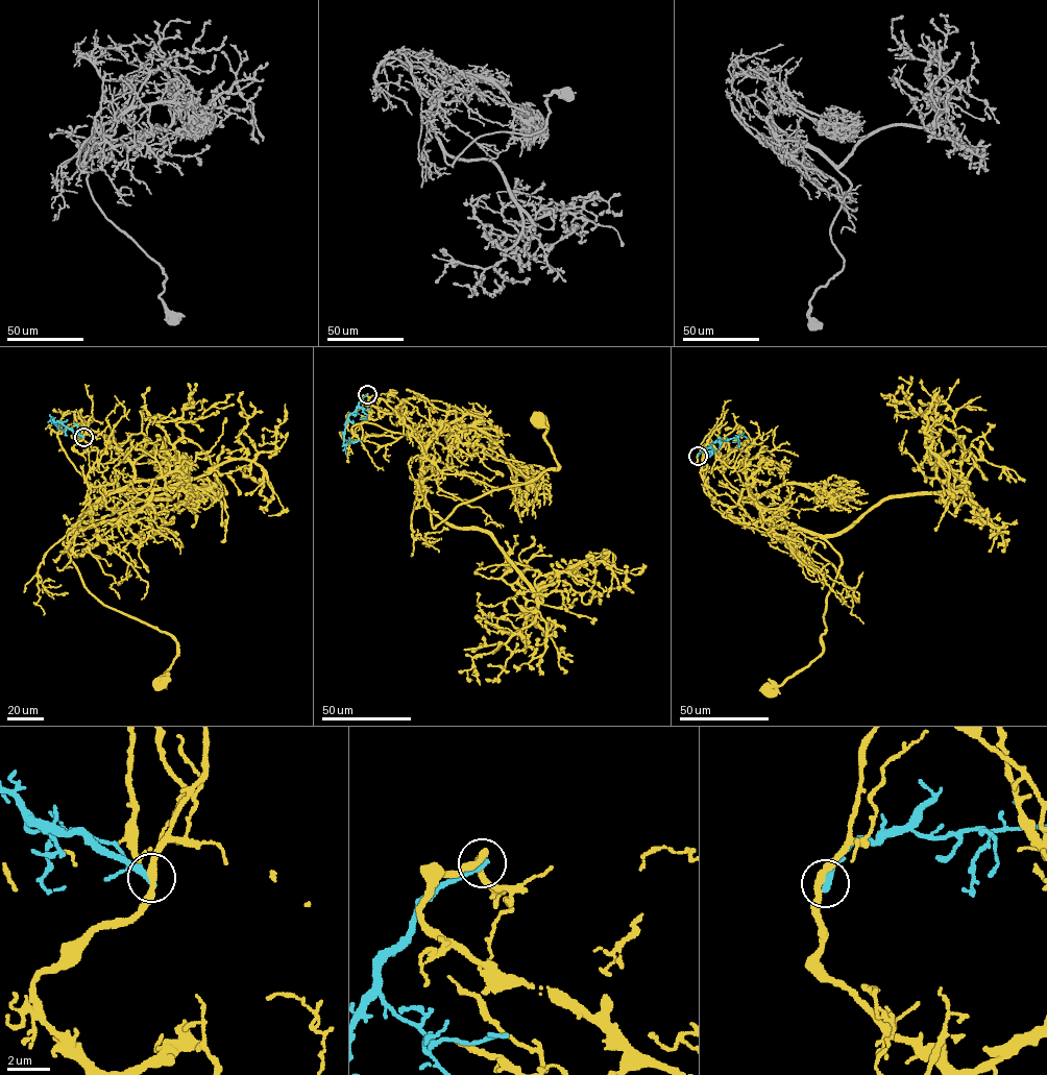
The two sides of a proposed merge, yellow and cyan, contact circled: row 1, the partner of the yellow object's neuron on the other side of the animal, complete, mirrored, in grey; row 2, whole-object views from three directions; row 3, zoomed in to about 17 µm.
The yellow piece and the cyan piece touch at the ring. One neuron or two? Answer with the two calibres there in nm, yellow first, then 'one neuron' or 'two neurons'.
320 nm thick on the yellow side, 360 nm on the other; two neurons

